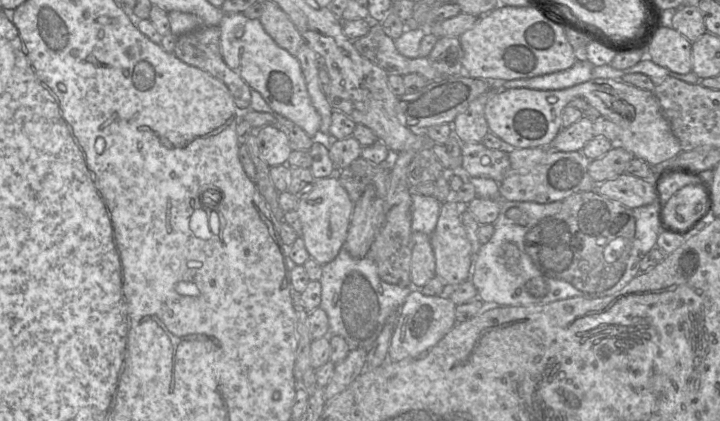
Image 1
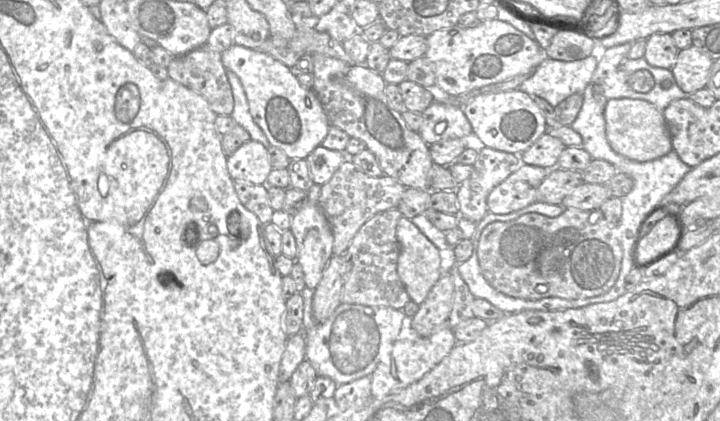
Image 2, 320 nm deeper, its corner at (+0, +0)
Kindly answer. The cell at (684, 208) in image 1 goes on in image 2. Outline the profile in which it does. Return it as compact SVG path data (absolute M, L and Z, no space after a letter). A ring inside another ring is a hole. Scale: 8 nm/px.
M663 217L641 239L634 248L634 267L640 267L655 259L673 244L677 236L677 226L673 218Z

